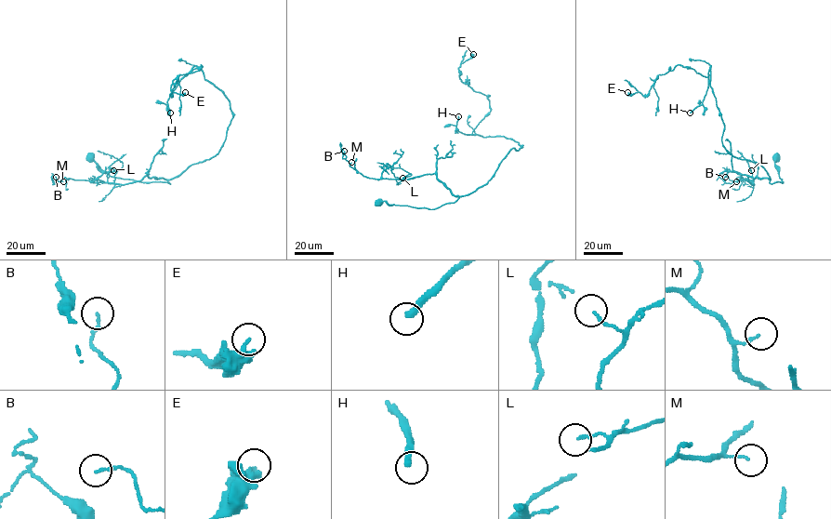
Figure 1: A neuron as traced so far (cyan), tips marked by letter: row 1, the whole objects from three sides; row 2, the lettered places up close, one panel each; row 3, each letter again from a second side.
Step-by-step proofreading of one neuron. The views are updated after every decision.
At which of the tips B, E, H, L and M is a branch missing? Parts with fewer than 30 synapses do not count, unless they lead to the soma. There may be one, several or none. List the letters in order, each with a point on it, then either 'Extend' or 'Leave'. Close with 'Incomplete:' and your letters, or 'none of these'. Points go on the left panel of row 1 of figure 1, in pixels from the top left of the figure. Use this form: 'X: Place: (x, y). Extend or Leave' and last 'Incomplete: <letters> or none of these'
B: Place: (56, 177). Leave
E: Place: (185, 92). Leave
H: Place: (170, 113). Extend
L: Place: (113, 170). Leave
M: Place: (63, 181). Leave
Incomplete: H

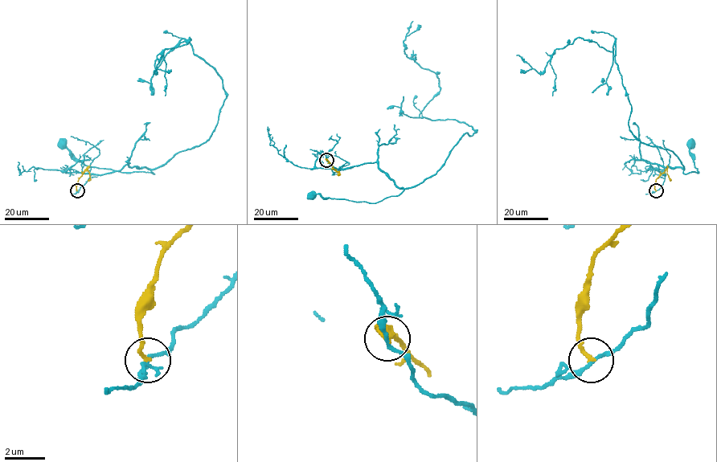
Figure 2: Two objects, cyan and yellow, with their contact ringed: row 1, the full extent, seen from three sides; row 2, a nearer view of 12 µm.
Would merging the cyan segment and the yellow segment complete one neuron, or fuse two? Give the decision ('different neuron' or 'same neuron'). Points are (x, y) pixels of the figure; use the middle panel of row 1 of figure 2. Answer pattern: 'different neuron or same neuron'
different neuron

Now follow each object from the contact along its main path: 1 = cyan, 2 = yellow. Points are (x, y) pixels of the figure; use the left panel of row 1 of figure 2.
1: (77, 190), (91, 175), (119, 171), (126, 165), (146, 167), (153, 173), (88, 166), (62, 144)
2: (77, 190), (78, 179), (86, 169), (89, 175), (88, 181)

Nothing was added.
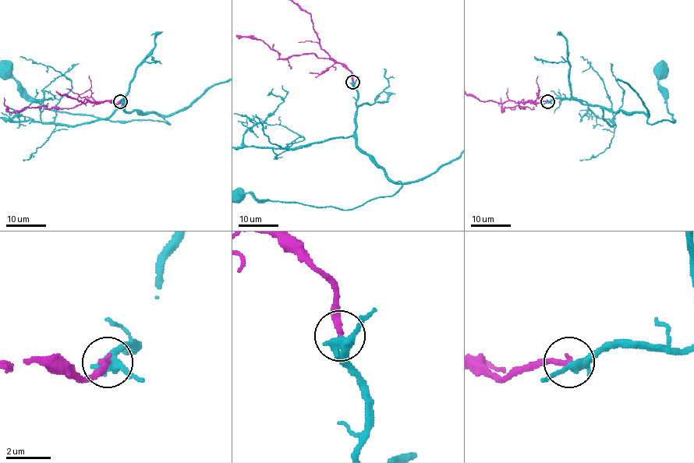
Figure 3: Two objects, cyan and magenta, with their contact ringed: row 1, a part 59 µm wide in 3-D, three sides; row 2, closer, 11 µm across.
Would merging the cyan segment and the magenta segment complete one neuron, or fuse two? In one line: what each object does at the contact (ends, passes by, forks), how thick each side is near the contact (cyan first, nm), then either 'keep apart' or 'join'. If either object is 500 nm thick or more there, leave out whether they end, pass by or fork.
cyan passes by; magenta ends there; 440 nm thick on the cyan side, 240 nm on the other; join

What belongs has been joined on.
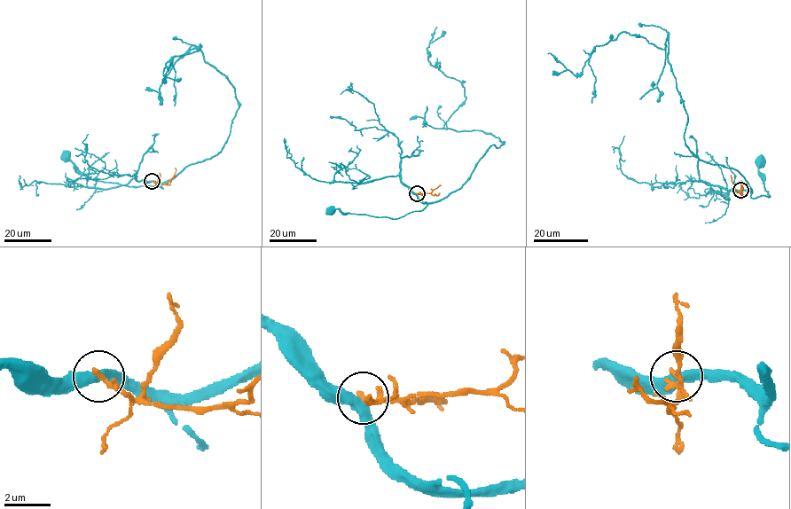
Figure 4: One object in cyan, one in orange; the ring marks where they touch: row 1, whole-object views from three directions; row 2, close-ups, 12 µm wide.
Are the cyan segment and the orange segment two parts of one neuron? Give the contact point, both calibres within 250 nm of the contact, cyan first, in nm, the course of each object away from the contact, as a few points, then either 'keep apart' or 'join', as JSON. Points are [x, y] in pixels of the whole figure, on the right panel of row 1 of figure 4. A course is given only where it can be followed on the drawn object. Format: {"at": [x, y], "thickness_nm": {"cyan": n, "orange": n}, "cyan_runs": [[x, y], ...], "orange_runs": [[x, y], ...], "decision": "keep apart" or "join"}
{"at": [740, 190], "thickness_nm": {"cyan": 440, "orange": 160}, "cyan_runs": [[741, 190], [747, 190], [754, 198], [770, 196], [764, 188], [764, 176], [759, 170], [761, 161]], "orange_runs": [[741, 190], [739, 193], [730, 175]], "decision": "keep apart"}

